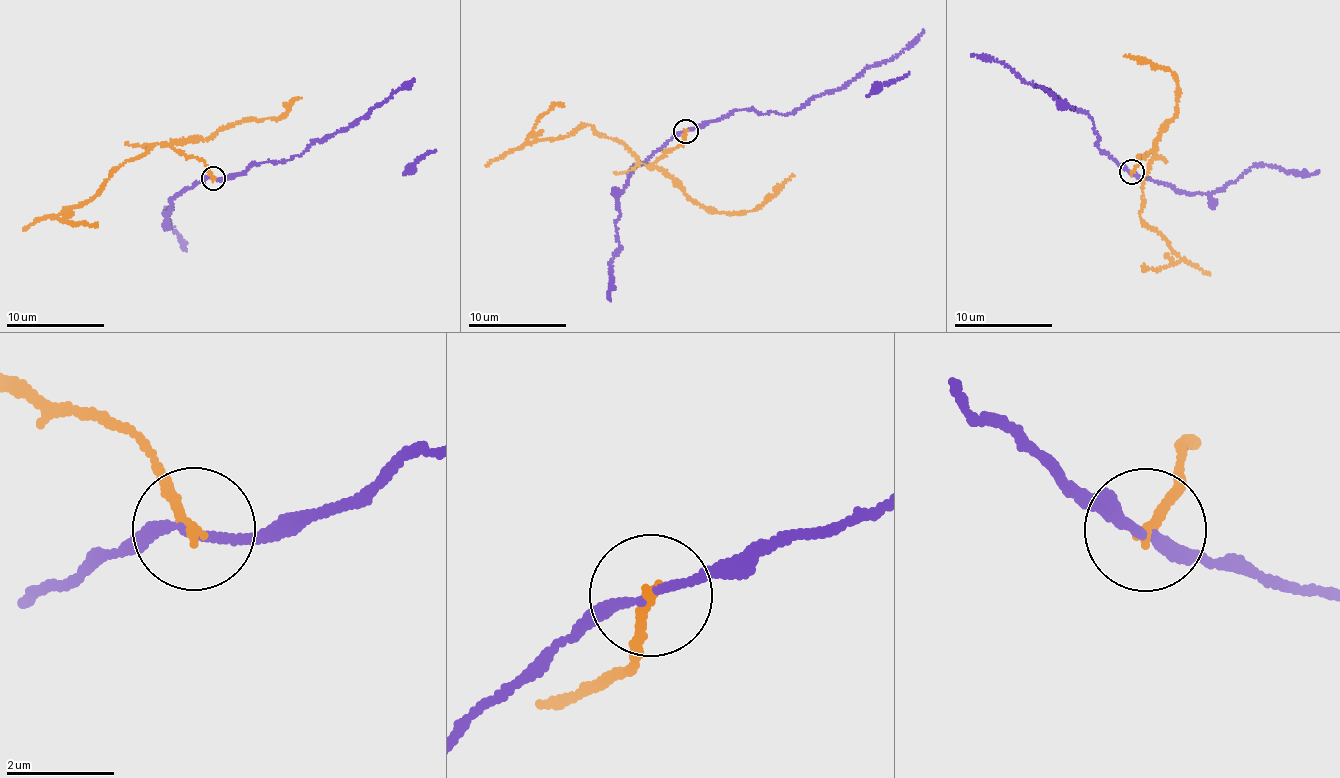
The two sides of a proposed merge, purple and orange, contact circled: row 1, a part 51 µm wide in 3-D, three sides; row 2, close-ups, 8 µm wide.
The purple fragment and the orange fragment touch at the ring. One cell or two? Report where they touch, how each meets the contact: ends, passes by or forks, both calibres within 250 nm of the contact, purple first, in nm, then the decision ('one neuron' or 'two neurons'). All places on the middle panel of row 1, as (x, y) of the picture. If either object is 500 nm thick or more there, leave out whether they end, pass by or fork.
place (686, 131); purple passes by; orange ends; calibres 160 and 170 nm; two neurons

